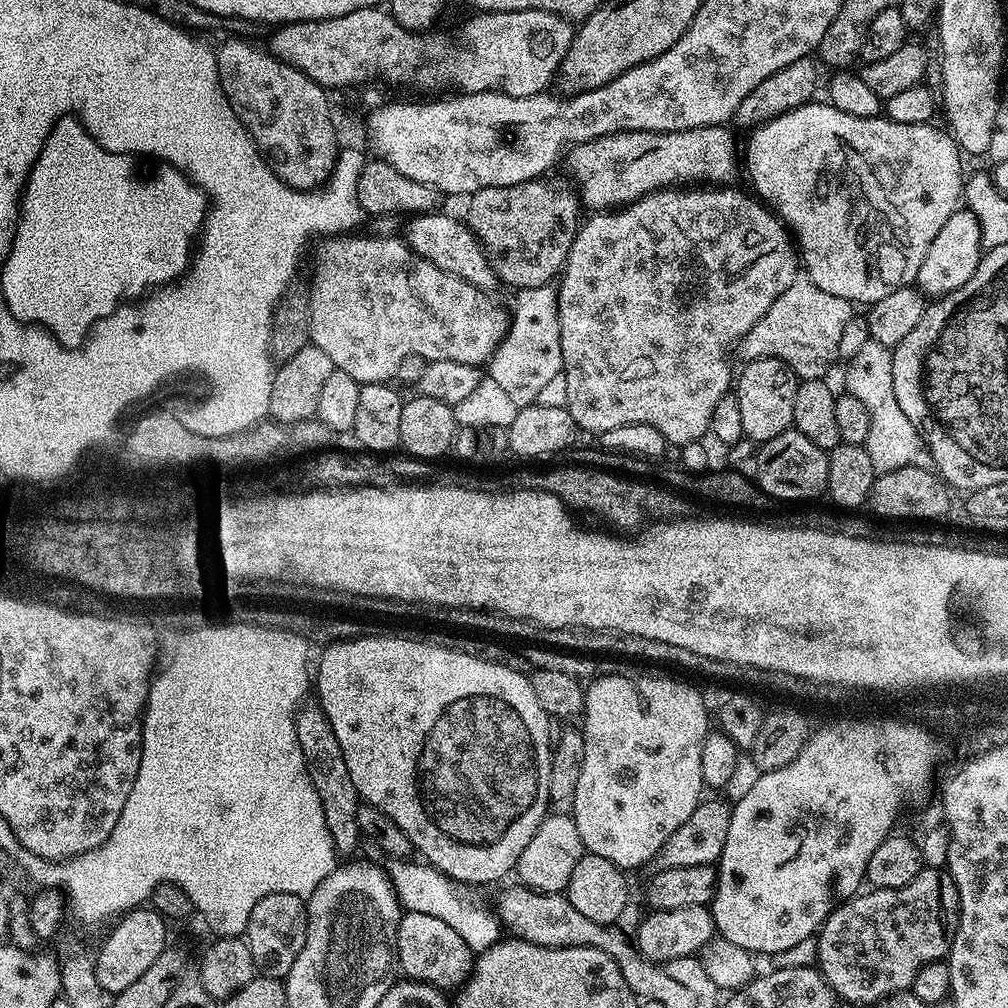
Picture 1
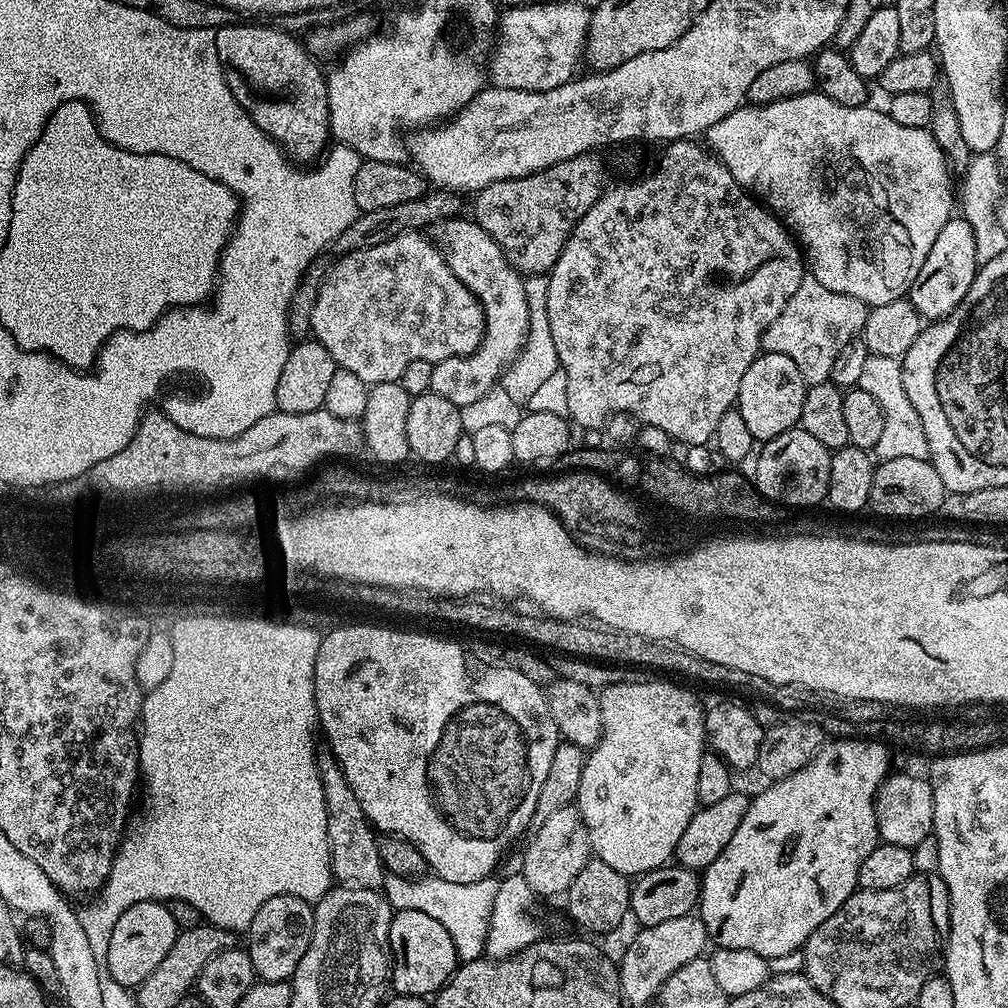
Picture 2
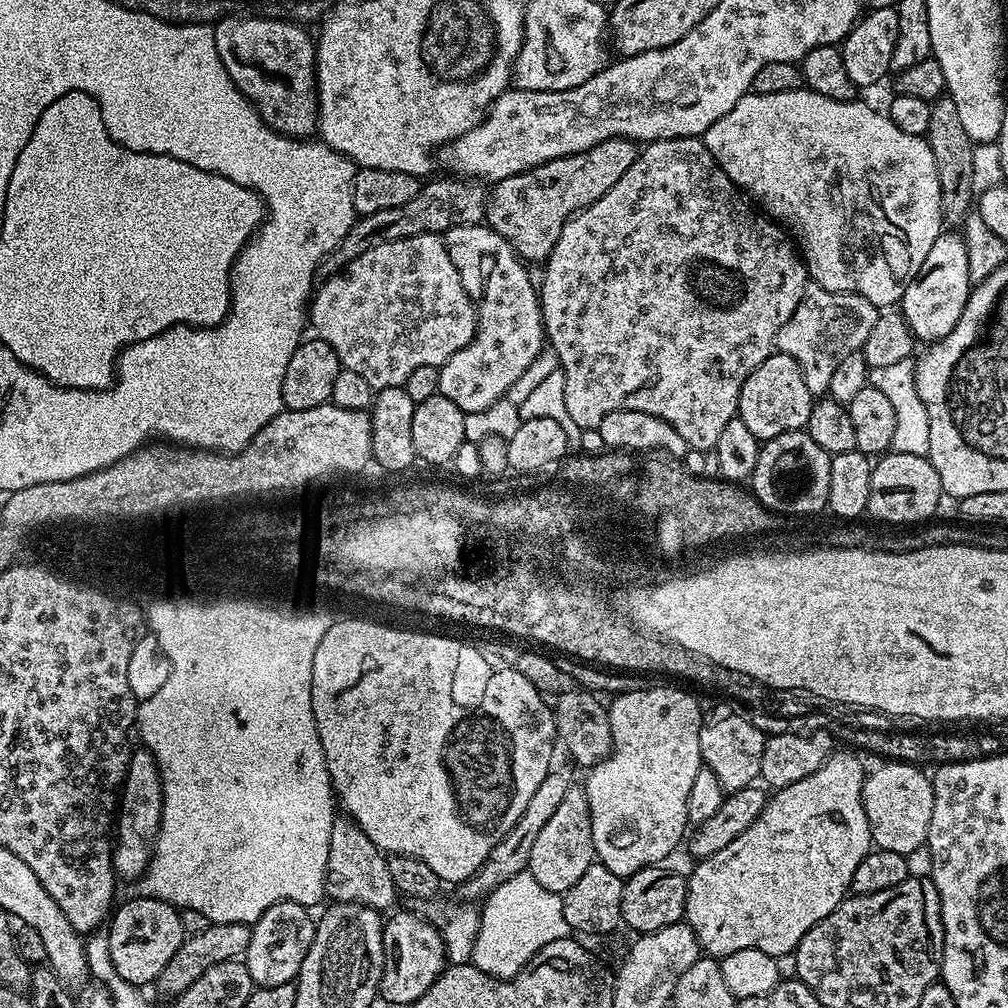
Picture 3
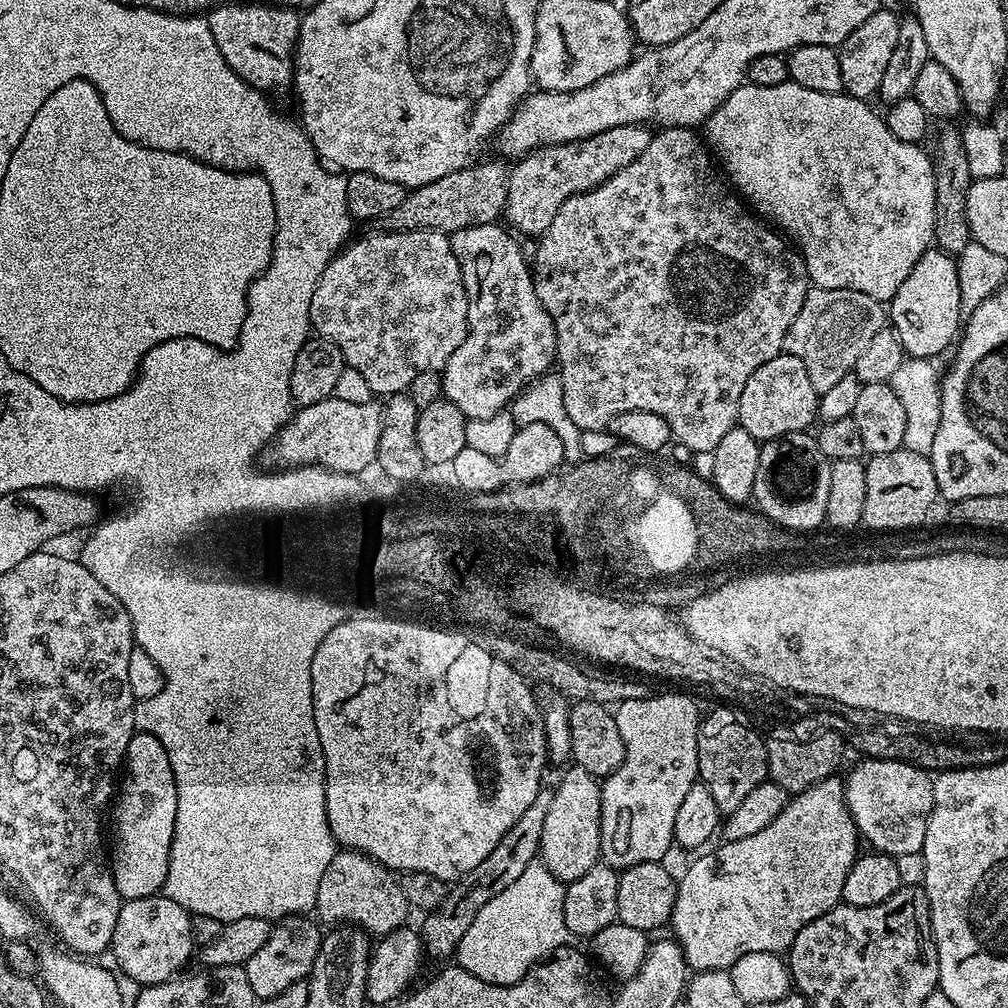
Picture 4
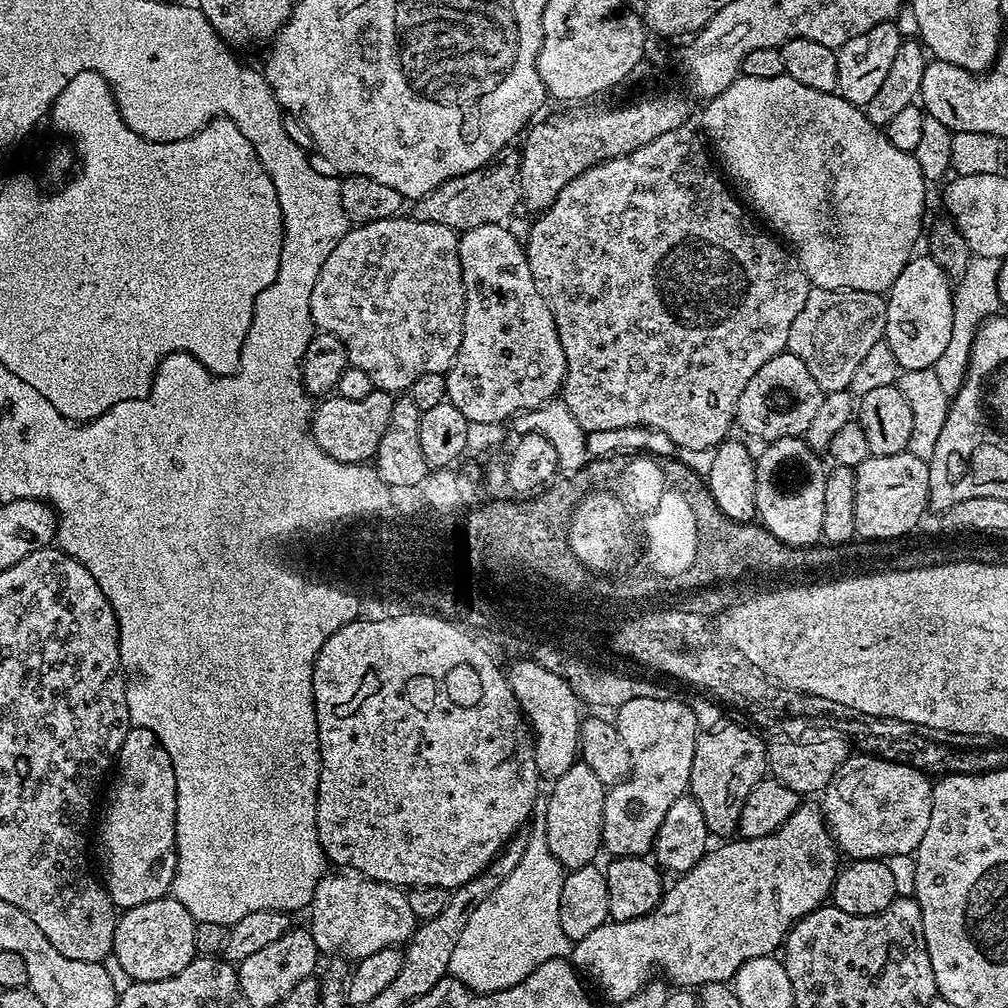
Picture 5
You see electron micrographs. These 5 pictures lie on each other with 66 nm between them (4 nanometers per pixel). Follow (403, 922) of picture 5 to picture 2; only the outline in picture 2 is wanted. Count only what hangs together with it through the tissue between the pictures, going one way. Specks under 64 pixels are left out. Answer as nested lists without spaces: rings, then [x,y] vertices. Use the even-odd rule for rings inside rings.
[[[317,751],[316,769],[320,772],[328,811],[328,849],[333,877],[344,886],[379,889],[384,883],[386,869],[378,854],[377,833],[368,823],[362,806],[358,806],[358,798],[354,798],[354,790],[350,790],[350,782],[346,782],[344,771],[340,769],[340,764],[331,751]]]

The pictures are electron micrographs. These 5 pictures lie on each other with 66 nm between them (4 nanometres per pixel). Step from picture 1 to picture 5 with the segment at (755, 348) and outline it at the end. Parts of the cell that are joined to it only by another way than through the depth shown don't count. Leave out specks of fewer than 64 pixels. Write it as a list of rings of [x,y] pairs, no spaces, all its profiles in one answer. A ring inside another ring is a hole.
[[[809,287],[806,306],[802,306],[802,314],[794,318],[794,326],[790,326],[790,338],[787,351],[793,352],[802,362],[806,362],[806,370],[814,374],[814,382],[818,382],[820,391],[830,392],[847,389],[854,378],[854,370],[858,370],[862,357],[875,344],[884,340],[886,330],[887,299],[879,292],[843,292],[842,290],[826,290]]]

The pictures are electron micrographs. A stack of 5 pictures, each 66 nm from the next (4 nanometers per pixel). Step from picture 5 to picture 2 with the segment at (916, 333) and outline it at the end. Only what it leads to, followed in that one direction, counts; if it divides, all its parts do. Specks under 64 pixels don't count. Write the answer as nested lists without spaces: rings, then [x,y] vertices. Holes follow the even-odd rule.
[[[963,218],[950,219],[946,226],[942,226],[938,238],[934,238],[934,246],[930,246],[930,254],[926,254],[926,262],[922,262],[922,270],[918,270],[918,278],[914,278],[906,299],[915,306],[925,321],[931,322],[942,316],[949,316],[958,302],[966,298],[966,290],[970,290],[977,271],[974,230],[970,222]]]

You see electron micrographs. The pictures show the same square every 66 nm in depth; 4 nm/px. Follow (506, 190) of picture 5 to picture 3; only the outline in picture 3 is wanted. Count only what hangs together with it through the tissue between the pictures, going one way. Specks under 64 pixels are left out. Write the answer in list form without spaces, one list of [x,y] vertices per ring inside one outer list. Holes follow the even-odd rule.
[[[447,177],[448,180],[427,181],[421,185],[419,193],[405,205],[389,210],[378,210],[375,214],[359,216],[351,224],[350,230],[338,248],[317,265],[315,275],[327,279],[360,253],[386,242],[401,240],[403,237],[418,236],[422,233],[442,234],[452,225],[479,224],[484,220],[486,188],[483,183],[472,178]]]

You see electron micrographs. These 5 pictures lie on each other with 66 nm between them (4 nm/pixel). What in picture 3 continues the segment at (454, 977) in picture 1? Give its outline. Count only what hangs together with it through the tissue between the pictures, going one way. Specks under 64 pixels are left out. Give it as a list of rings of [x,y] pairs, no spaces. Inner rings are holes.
[[[395,912],[384,920],[384,972],[380,975],[378,996],[388,1004],[410,1006],[444,973],[445,942],[436,924],[412,912]]]

